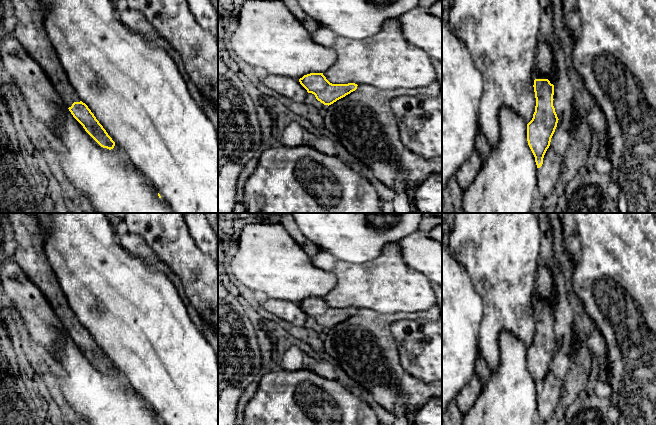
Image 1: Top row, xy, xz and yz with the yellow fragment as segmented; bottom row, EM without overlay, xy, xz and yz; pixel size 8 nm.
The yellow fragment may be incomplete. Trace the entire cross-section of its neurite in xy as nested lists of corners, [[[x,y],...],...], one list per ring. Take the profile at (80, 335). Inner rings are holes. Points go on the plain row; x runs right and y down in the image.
[[[4,213],[9,219],[14,231],[16,249],[14,252],[14,261],[24,271],[27,277],[39,287],[44,296],[49,301],[52,309],[60,320],[63,328],[69,333],[73,341],[83,350],[85,355],[103,372],[113,373],[115,366],[108,359],[103,350],[96,343],[94,338],[83,327],[71,309],[65,294],[63,293],[57,276],[51,266],[51,263],[45,253],[44,229],[40,224],[36,213]]]

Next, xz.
[[[310,297],[299,303],[300,308],[308,317],[315,319],[316,323],[324,329],[331,329],[357,313],[357,308],[332,308],[323,297]]]

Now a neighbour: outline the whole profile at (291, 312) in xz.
[[[262,296],[258,298],[258,303],[281,321],[287,321],[297,327],[304,327],[308,319],[307,314],[300,308],[299,304],[294,302]]]

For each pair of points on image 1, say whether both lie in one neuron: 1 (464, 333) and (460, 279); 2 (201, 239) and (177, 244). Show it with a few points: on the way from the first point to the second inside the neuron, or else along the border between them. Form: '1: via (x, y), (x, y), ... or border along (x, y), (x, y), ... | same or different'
1: via (460, 320), (460, 292) | same
2: border along (185, 223), (195, 244), (207, 255) | different

